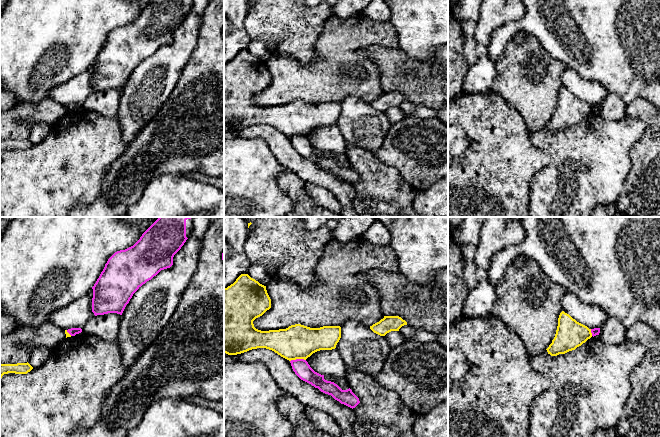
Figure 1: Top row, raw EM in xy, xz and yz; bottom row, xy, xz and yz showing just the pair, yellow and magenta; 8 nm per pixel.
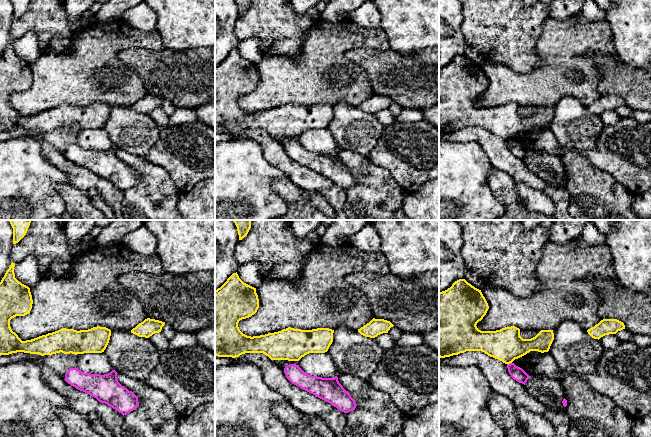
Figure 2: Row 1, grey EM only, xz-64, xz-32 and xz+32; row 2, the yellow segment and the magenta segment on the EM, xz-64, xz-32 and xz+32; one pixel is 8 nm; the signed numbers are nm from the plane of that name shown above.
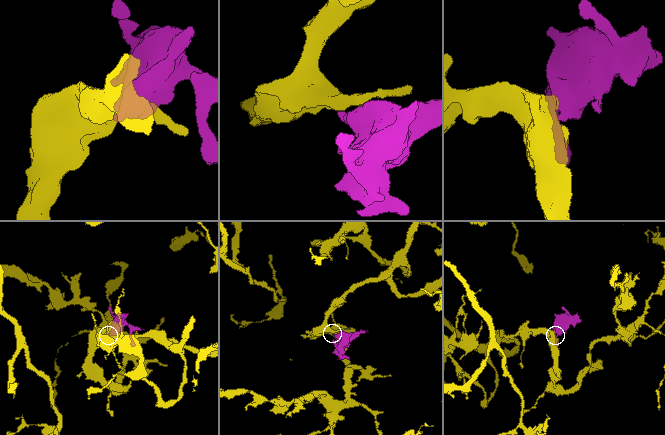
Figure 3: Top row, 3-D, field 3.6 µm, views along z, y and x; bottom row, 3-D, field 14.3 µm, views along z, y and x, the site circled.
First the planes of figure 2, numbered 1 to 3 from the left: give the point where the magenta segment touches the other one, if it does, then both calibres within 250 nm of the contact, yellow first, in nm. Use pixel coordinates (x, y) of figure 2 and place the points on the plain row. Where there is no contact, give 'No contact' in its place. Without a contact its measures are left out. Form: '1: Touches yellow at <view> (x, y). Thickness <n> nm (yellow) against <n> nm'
1: No contact
2: No contact
3: Touches yellow at xz+32 (509, 139). Thickness 260 nm (yellow) against 110 nm

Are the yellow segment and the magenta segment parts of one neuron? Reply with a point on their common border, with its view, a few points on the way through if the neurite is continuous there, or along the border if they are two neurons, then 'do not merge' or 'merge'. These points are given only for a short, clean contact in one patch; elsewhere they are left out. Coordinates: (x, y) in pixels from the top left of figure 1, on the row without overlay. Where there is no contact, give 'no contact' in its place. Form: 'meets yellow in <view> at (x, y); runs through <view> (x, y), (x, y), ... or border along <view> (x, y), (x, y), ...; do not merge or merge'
meets yellow in xz at (297, 134); border along xz (305, 135), (292, 135), (290, 137); do not merge

